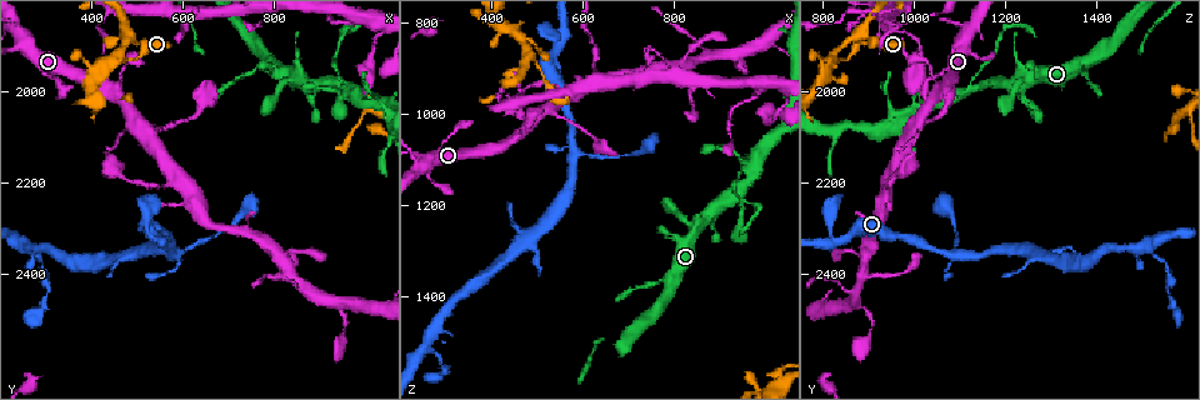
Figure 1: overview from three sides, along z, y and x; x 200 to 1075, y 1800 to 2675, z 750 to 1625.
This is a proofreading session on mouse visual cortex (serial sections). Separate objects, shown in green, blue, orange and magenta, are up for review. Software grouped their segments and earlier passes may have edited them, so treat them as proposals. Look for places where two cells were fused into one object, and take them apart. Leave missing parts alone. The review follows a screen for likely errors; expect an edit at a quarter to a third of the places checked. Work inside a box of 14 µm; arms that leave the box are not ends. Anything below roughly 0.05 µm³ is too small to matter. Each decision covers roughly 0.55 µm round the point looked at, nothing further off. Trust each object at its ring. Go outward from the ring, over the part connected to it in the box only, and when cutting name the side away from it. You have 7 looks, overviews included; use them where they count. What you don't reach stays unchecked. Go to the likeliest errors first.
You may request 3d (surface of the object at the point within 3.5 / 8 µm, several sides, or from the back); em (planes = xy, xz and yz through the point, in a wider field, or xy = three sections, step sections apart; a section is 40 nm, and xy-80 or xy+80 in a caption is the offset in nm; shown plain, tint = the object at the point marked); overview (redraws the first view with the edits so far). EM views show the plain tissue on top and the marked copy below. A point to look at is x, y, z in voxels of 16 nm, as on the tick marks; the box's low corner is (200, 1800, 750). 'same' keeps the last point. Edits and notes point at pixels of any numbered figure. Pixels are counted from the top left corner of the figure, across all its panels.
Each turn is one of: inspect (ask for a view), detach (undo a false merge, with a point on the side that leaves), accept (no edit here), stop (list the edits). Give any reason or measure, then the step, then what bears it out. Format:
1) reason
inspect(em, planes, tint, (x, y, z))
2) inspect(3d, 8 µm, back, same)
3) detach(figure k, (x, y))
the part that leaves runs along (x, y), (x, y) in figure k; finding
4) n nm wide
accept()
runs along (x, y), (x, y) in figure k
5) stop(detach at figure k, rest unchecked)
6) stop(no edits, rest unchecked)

thick turns thin
inspect(3d, 3.5 µm, (480, 1880, 875))

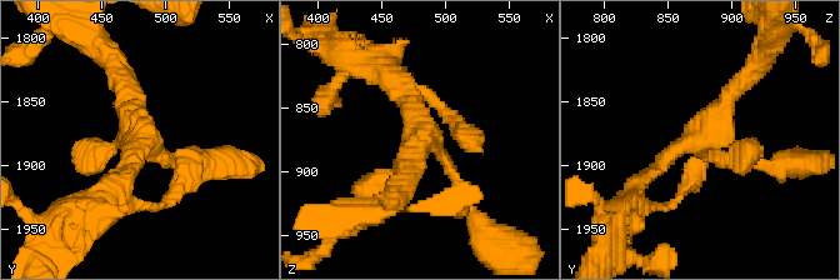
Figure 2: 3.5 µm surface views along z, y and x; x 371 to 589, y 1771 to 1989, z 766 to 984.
4 arms; arms of 150, 200, 200, 250 nm; need the tissue
inspect(em, planes, tint, (484, 1882, 874))

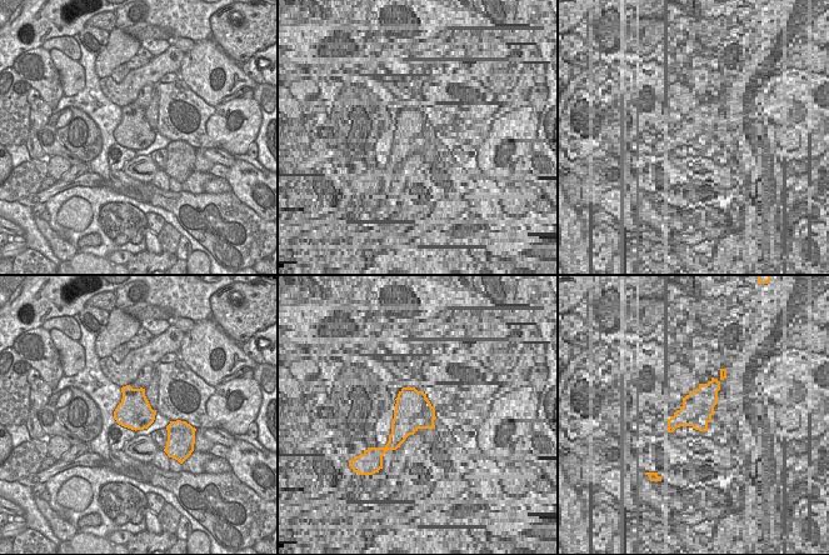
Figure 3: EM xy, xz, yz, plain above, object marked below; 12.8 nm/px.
accept()
runs along (466, 201), (394, 78) in figure 2; one cell here

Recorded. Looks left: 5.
two arms in line, one across
inspect(3d, 8 µm, (870, 2435, 880))

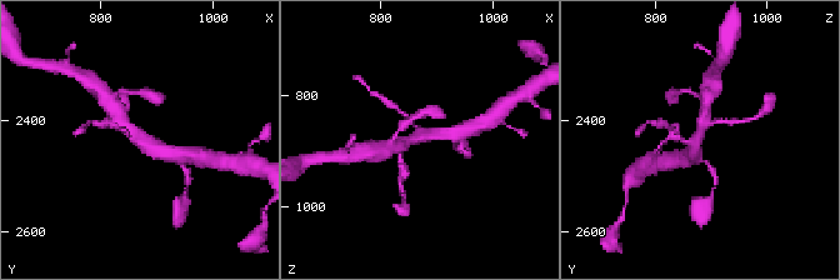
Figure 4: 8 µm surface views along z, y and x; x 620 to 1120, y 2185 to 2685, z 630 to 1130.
closer look
inspect(3d, 3.5 µm, (870, 2435, 875))

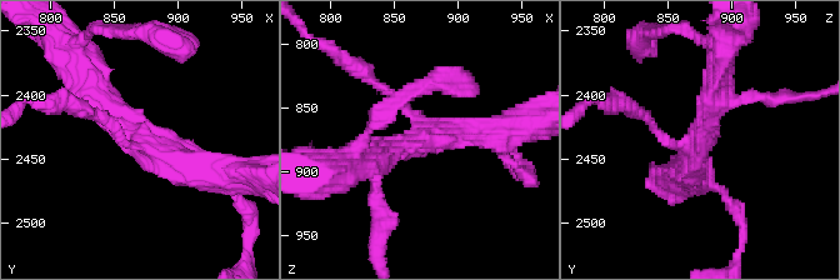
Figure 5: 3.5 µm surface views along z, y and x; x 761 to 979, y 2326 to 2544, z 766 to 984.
3 arms; arms of 150, 350, 400 nm
inspect(em, xy, step 3, tint, (872, 2438, 874))

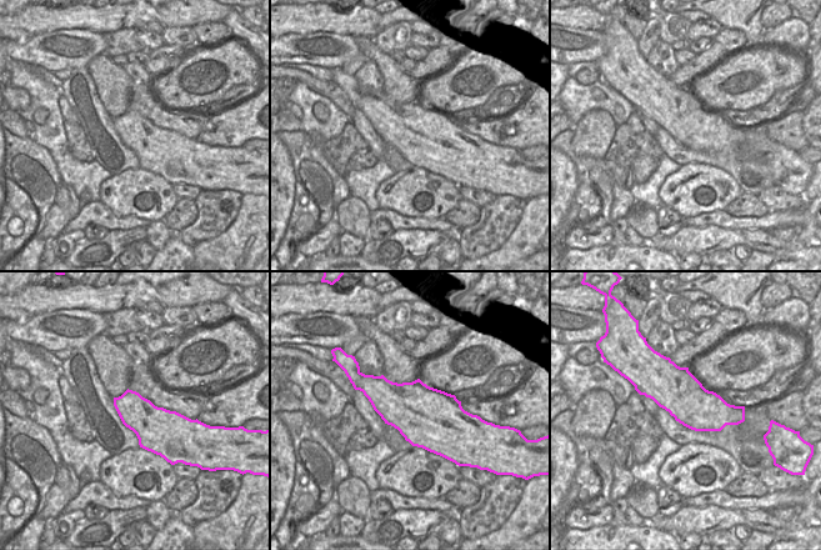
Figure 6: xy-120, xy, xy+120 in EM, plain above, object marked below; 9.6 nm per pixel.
accept()
all the same cell

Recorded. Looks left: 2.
inspect(3d, 8 µm, (965, 1995, 1125))

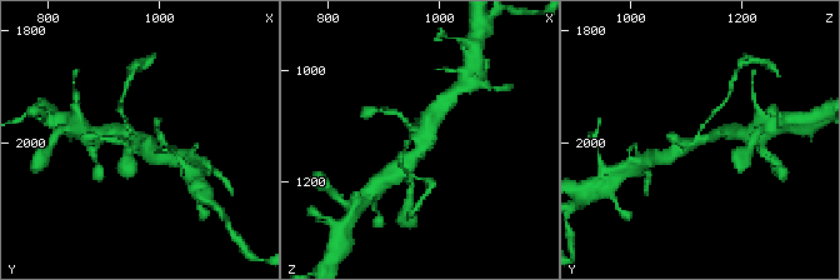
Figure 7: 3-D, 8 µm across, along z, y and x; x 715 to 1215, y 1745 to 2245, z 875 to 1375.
inspect(em, xy, step 2, tint, (970, 1995, 1130))

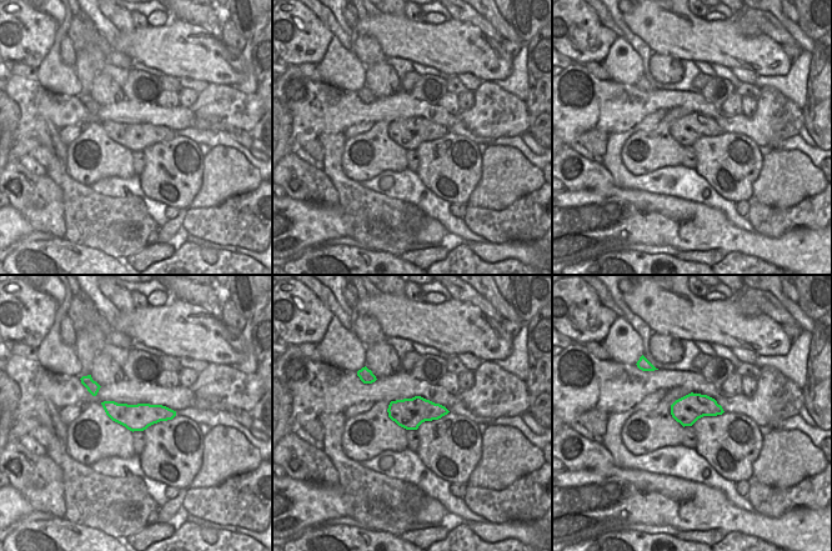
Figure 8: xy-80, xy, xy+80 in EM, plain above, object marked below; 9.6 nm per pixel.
arms of 100, 150, 400, 400 nm
detach(figure 7, (120, 109))
the part that leaves runs along (130, 131), (120, 110), (125, 90) in figure 7; two cells meet here

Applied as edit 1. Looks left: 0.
stop(detach at figure 7, rest unchecked)

